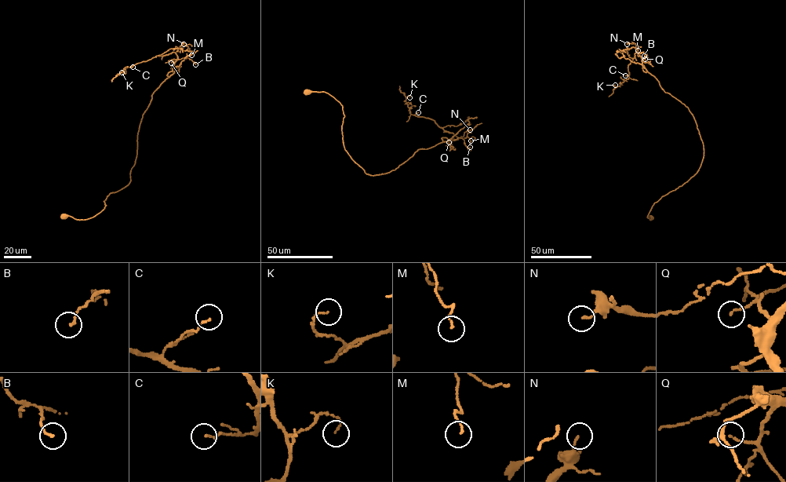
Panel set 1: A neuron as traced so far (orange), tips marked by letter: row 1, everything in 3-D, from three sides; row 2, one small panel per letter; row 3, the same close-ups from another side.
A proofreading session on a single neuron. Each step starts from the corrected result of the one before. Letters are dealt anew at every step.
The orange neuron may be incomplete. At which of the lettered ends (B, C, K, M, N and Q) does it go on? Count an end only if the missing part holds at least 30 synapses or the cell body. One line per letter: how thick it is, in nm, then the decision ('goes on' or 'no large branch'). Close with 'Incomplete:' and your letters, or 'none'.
B: 100 nm | no large branch
C: 110 nm | no large branch
K: 90 nm | no large branch
M: 100 nm | no large branch
N: 110 nm | no large branch
Q: 110 nm | no large branch
Incomplete: none

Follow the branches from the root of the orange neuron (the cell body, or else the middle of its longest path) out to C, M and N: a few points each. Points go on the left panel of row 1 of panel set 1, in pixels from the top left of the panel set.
C: (63, 216), (92, 217), (110, 194), (129, 184), (141, 119), (173, 74), (176, 55), (132, 67)
M: (63, 216), (92, 217), (110, 194), (129, 184), (151, 96), (173, 74), (178, 48), (185, 45), (191, 55)
N: (63, 216), (92, 217), (110, 194), (129, 183), (141, 119), (183, 44)

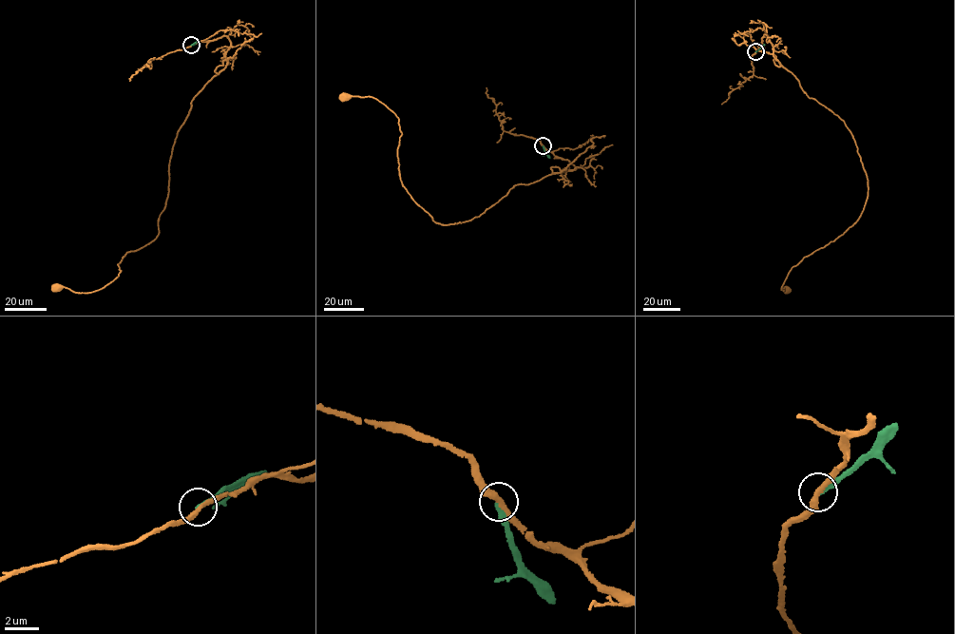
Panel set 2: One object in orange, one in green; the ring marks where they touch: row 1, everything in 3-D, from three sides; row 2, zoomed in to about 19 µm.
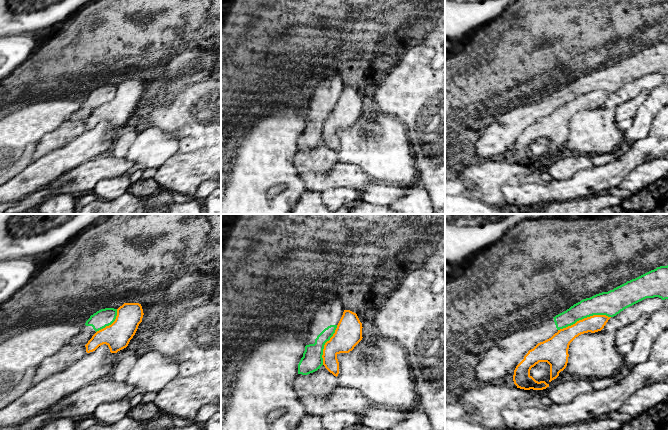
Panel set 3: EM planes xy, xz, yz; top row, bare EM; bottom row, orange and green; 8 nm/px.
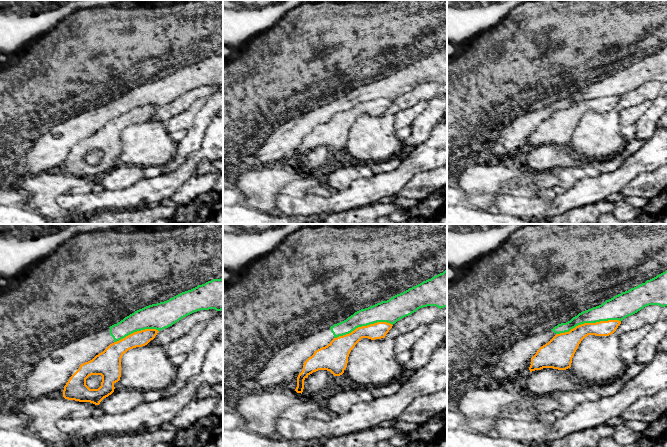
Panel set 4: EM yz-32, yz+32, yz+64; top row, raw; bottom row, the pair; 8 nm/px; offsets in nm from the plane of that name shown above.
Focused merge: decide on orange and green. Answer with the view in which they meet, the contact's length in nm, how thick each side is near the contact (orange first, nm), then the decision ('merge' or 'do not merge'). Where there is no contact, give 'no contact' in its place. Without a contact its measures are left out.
yz | 440 nm | 140/200 nm | do not merge

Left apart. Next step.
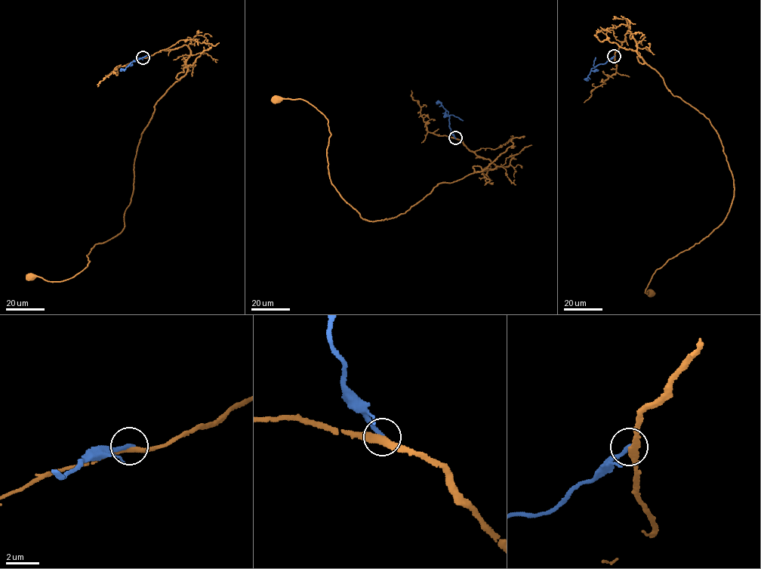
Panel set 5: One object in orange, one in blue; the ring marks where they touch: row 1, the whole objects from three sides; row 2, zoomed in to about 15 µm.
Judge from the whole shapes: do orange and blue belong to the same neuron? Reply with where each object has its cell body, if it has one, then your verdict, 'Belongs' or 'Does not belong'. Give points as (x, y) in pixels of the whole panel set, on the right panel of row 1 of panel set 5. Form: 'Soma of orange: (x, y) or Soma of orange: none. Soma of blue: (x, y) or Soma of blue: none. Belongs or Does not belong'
Soma of orange: (649, 292). Soma of blue: none. Does not belong

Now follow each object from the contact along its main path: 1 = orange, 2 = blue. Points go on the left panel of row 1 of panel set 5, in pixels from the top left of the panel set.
1: (143, 57), (190, 50), (185, 74), (142, 133), (124, 227), (91, 248), (71, 278), (30, 276)
2: (143, 57), (134, 60), (119, 70)

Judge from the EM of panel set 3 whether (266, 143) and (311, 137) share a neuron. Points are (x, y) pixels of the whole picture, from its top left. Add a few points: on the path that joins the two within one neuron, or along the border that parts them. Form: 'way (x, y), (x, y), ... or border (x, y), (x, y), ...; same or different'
border (304, 127), (298, 140), (297, 148); different

